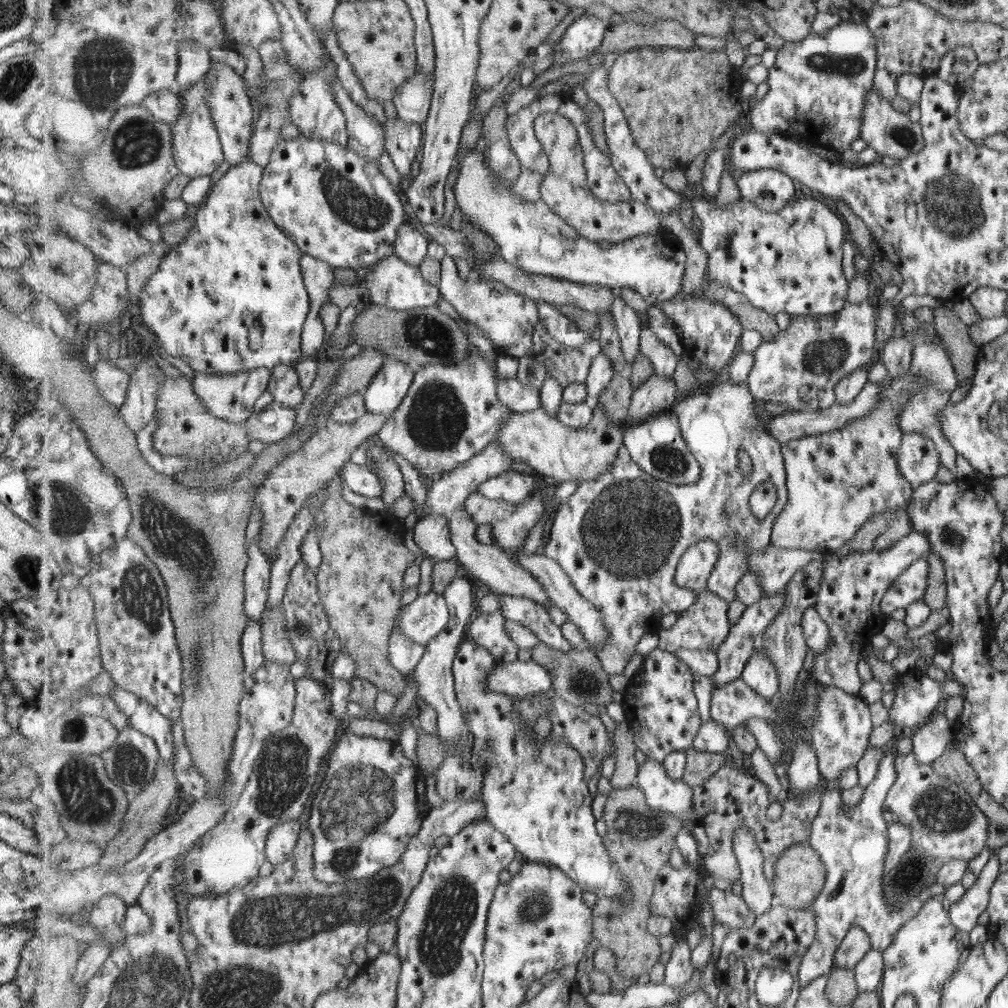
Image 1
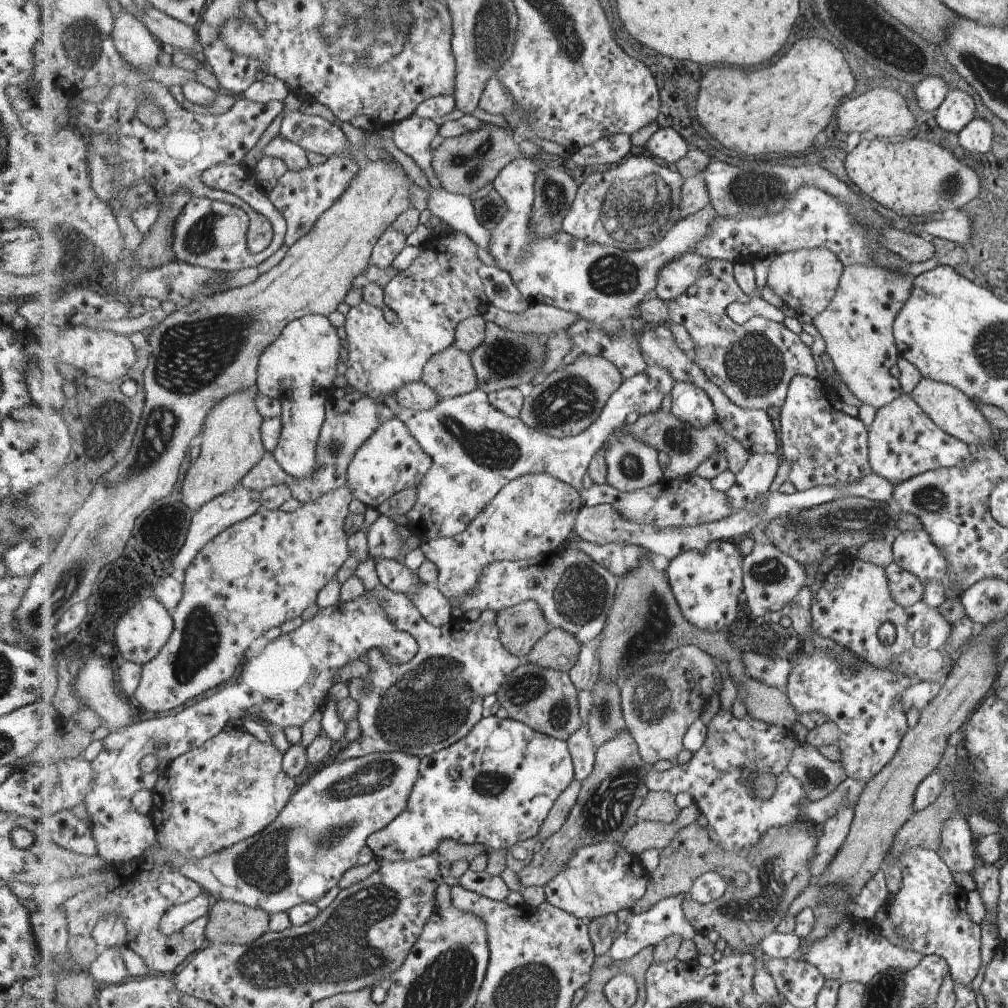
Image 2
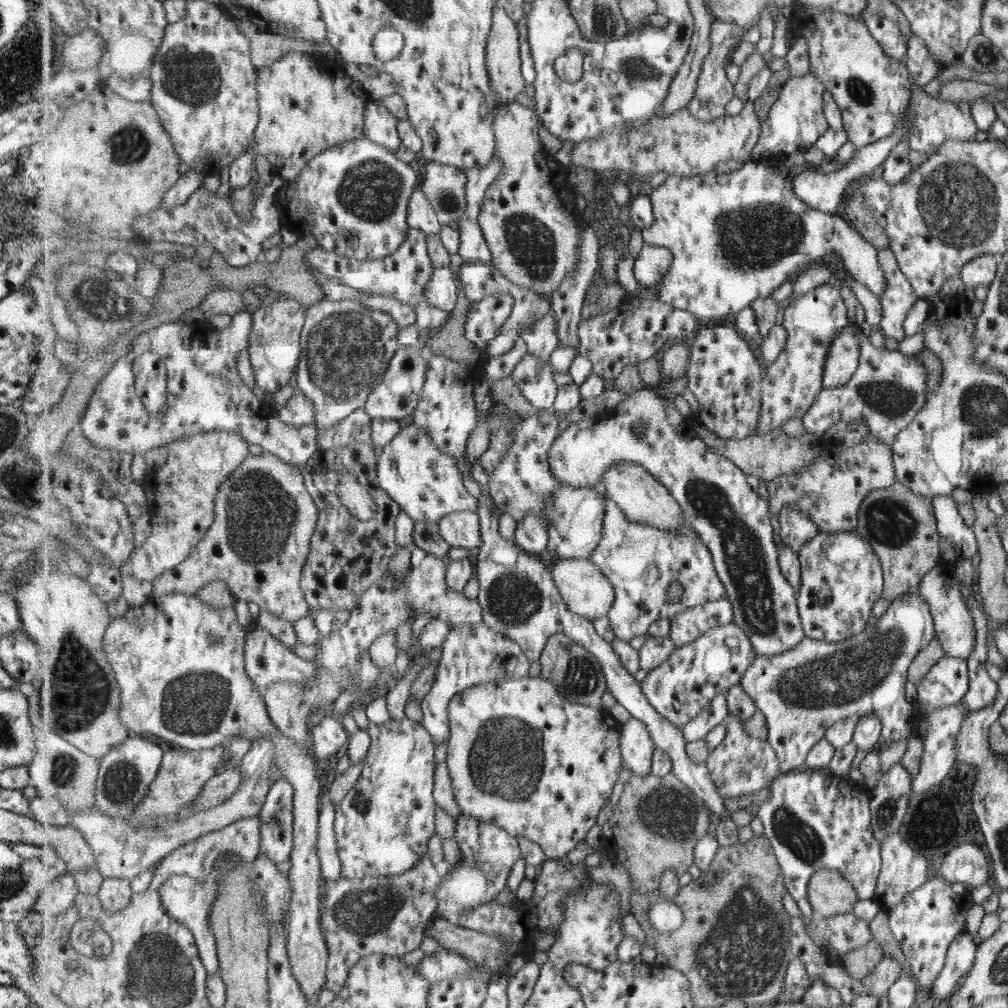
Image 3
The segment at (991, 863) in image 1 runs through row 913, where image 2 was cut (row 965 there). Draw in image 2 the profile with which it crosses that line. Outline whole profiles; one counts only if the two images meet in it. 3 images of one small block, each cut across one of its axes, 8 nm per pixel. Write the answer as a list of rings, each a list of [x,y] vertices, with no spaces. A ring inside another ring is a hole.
[[[912,847],[901,852],[895,862],[901,874],[900,886],[887,912],[896,933],[904,938],[899,947],[921,955],[939,956],[948,962],[952,980],[969,987],[982,968],[982,936],[979,936],[979,926],[969,920],[965,908],[959,908],[966,904],[963,902],[965,892],[953,882],[951,870],[935,851]]]

